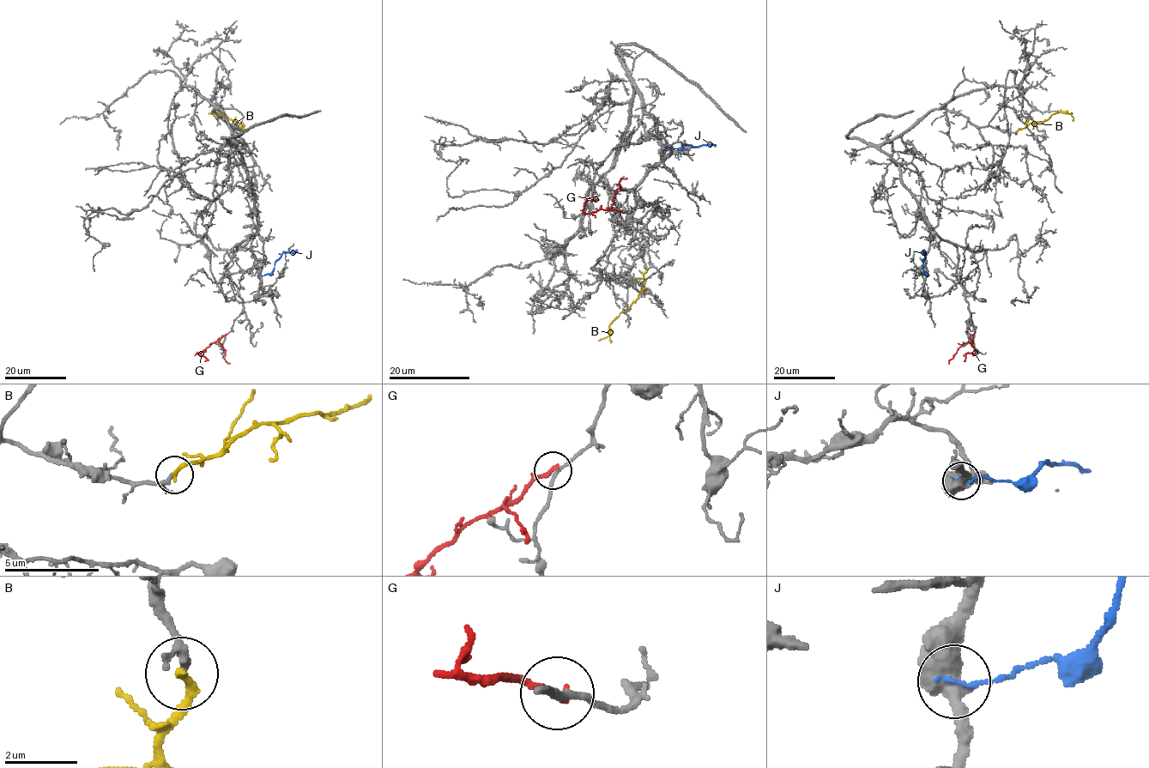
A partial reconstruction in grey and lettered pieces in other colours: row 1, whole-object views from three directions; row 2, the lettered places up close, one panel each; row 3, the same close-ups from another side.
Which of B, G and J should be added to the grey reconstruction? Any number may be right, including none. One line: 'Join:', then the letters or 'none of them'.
Join: B

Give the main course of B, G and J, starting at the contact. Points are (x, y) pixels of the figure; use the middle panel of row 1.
B: (646, 268), (644, 284), (638, 297), (609, 325), (612, 341)
G: (620, 211), (603, 209), (585, 213), (582, 210), (586, 201), (593, 200)
J: (667, 148), (680, 149), (686, 144), (716, 146)

